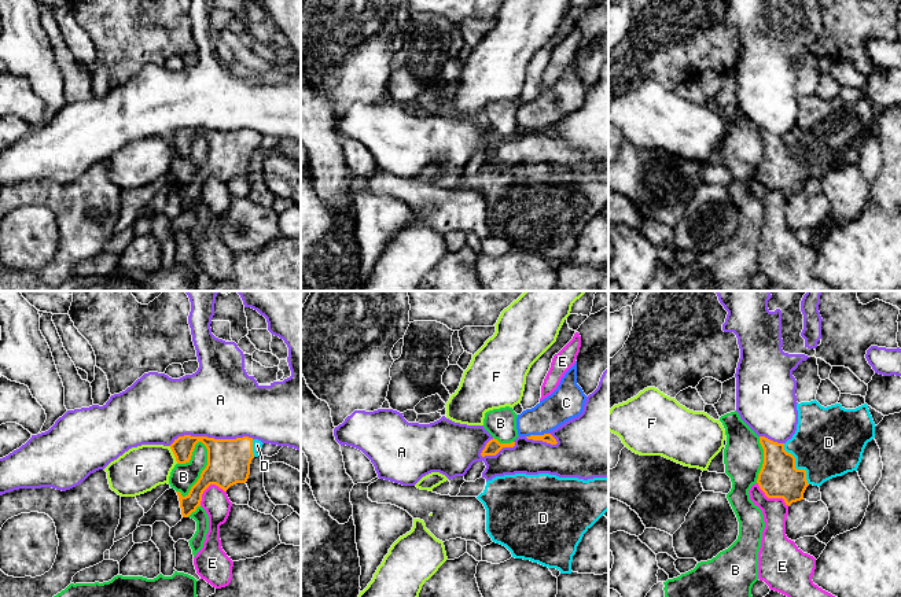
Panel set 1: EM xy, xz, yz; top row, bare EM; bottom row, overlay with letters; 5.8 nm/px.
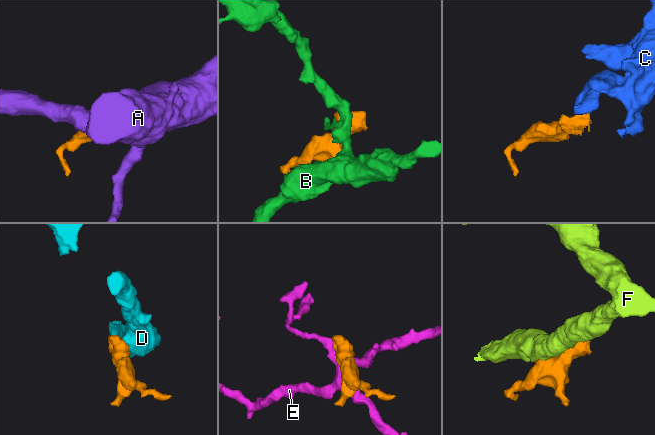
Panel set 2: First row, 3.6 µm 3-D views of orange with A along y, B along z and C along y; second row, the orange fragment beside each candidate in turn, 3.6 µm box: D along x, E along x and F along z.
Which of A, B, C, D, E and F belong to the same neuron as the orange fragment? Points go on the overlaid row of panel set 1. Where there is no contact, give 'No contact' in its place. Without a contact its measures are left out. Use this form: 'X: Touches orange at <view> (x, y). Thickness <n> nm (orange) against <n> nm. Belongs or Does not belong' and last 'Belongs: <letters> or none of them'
A: Touches orange at xy (210, 438). Thickness 260 nm (orange) against 440 nm. Does not belong
B: Touches orange at xy (203, 470). Thickness 260 nm (orange) against 160 nm. Does not belong
C: Touches orange at xz (536, 435). Thickness 60 nm (orange) against 190 nm. Does not belong
D: Touches orange at yz (794, 465). Thickness 240 nm (orange) against 420 nm. Belongs
E: Touches orange at yz (771, 497). Thickness 240 nm (orange) against 150 nm. Does not belong
F: Touches orange at xy (173, 453). Thickness 120 nm (orange) against 260 nm. Does not belong
Belongs: D

